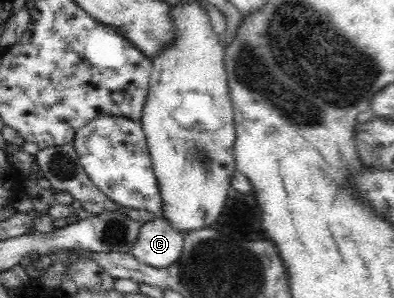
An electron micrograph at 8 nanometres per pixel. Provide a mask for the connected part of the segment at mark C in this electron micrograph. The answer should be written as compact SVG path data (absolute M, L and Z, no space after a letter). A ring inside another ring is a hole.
M164 216L145 222L131 253L141 262L155 269L173 265L184 246L184 235L173 228Z

